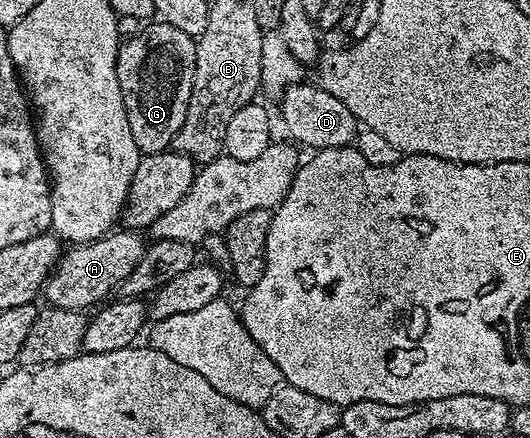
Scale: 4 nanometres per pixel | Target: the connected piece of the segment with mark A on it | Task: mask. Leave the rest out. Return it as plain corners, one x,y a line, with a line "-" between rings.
114,229
93,243
70,246
53,268
53,274
45,280
44,302
50,307
82,313
88,312
88,307
96,308
104,304
112,296
109,294
120,288
131,269
135,269
135,265
139,265
139,261
144,257
147,246
145,237
140,231

